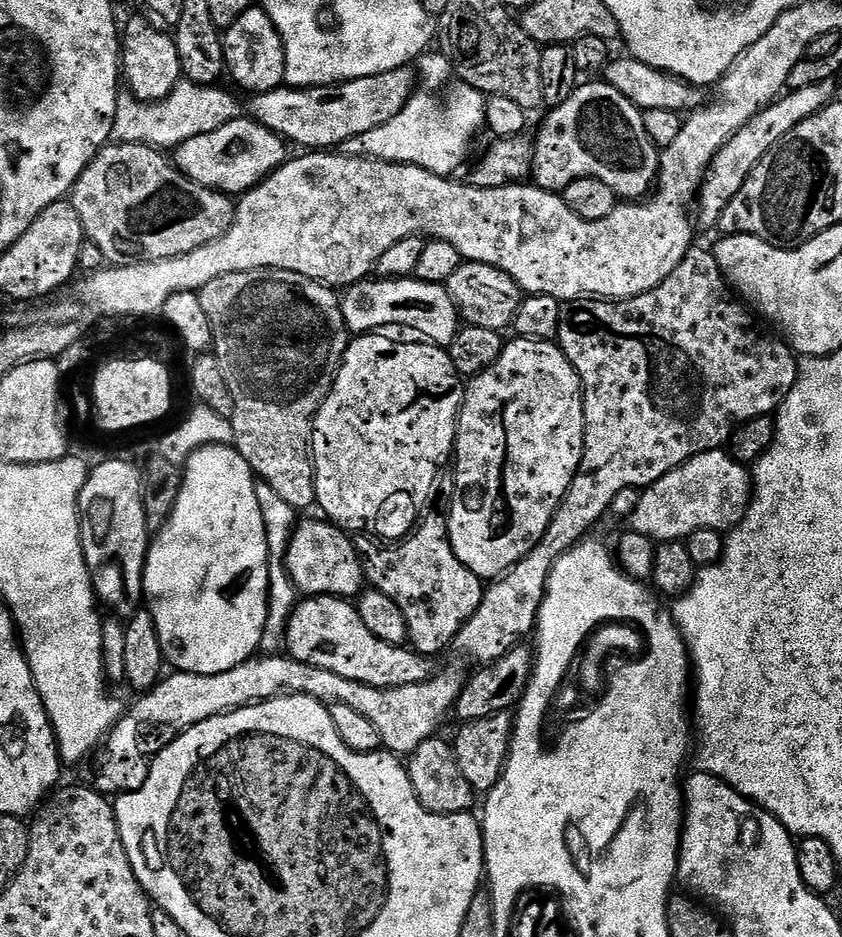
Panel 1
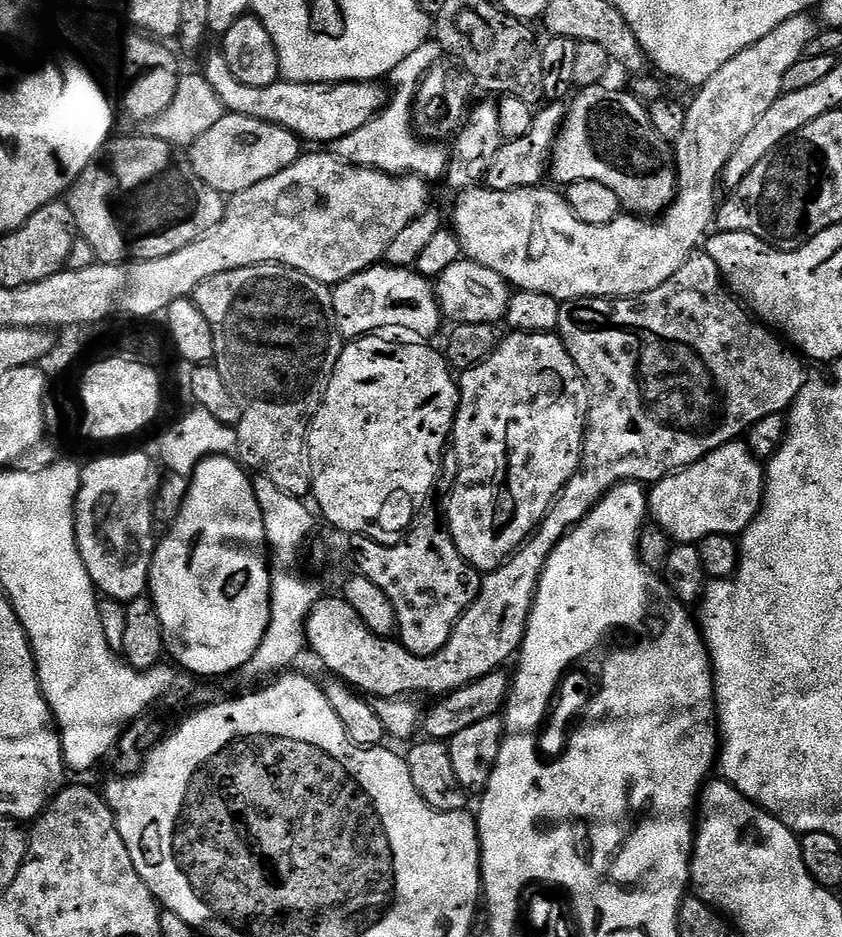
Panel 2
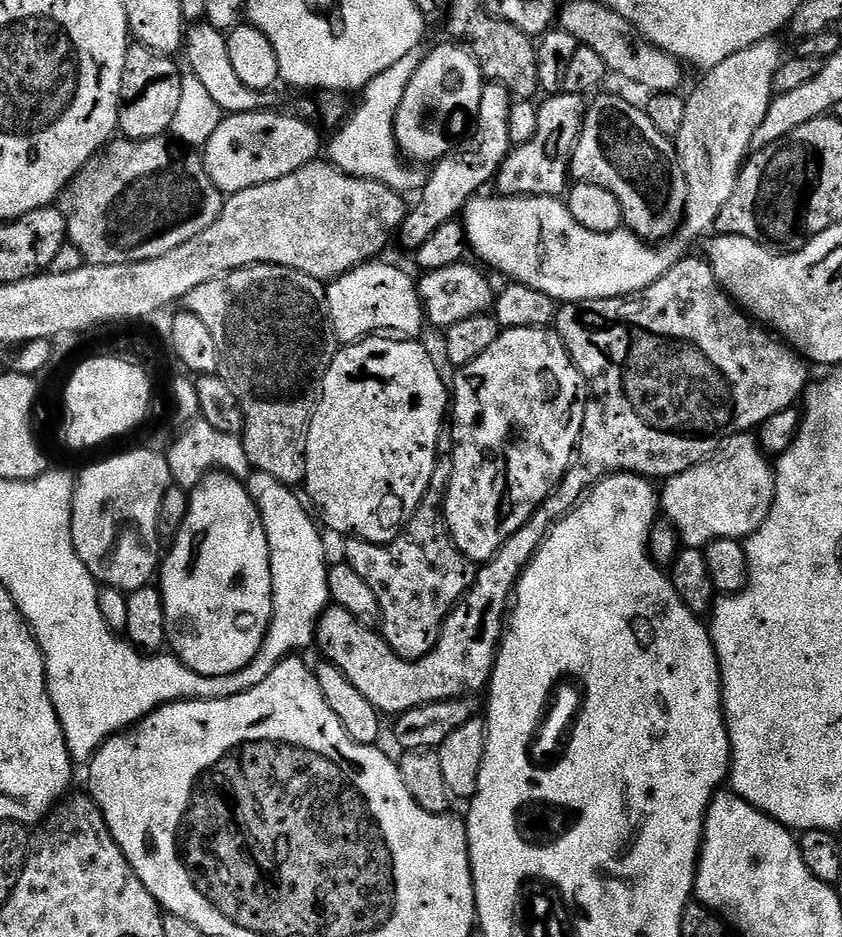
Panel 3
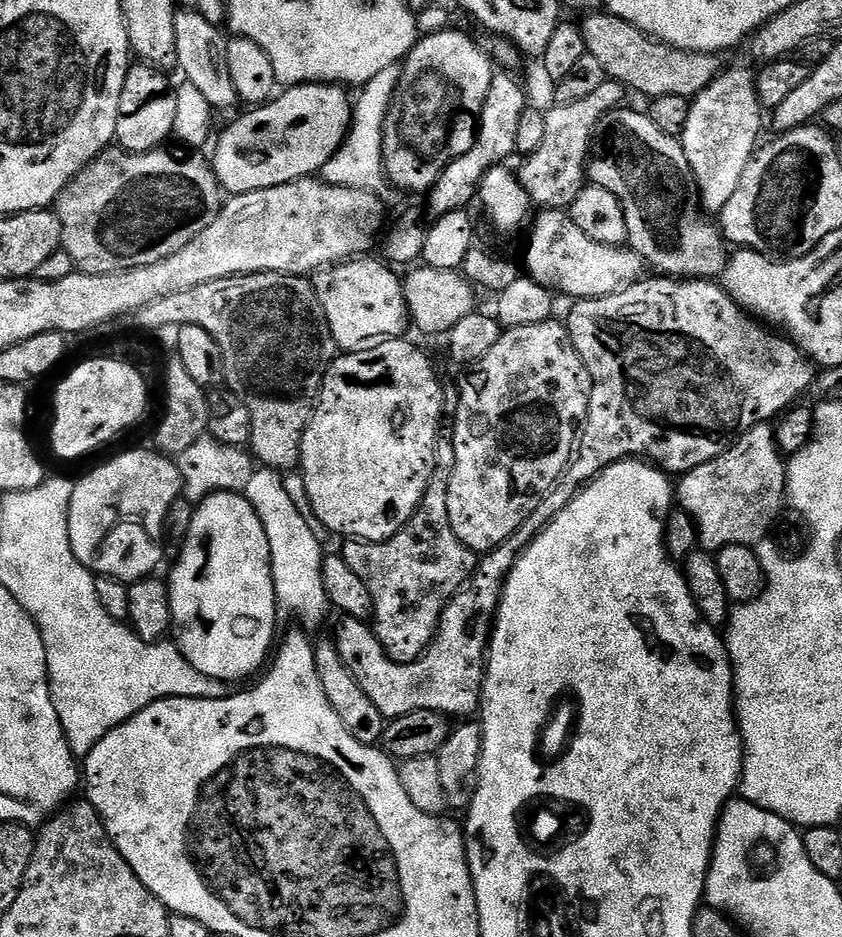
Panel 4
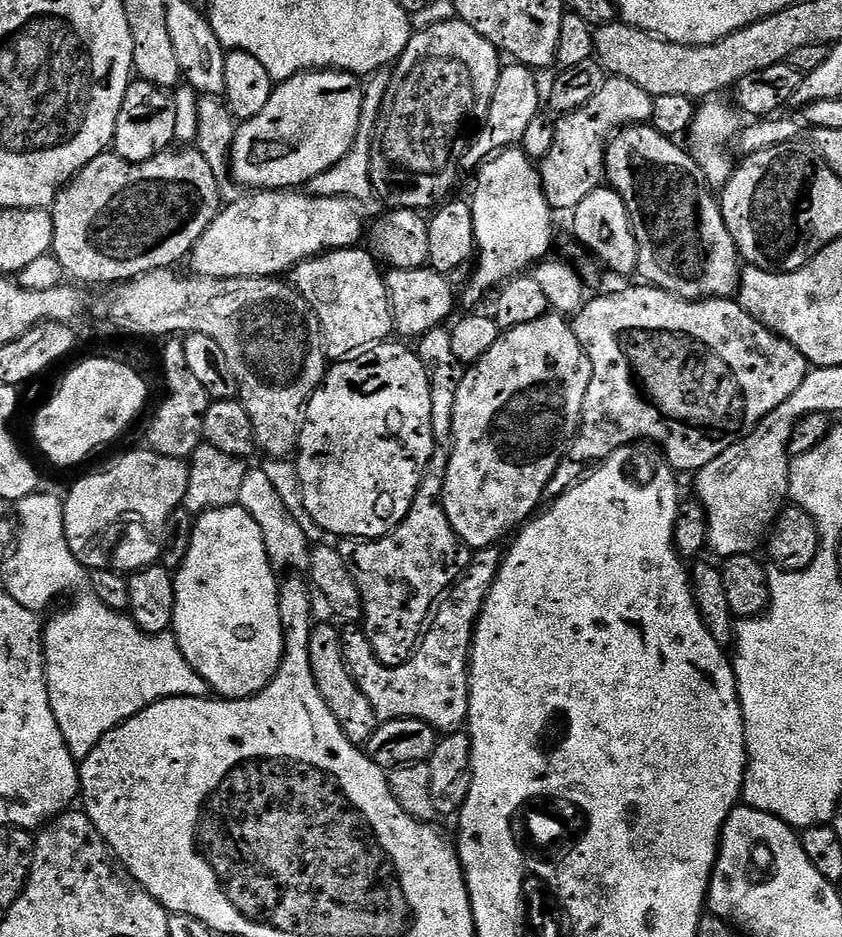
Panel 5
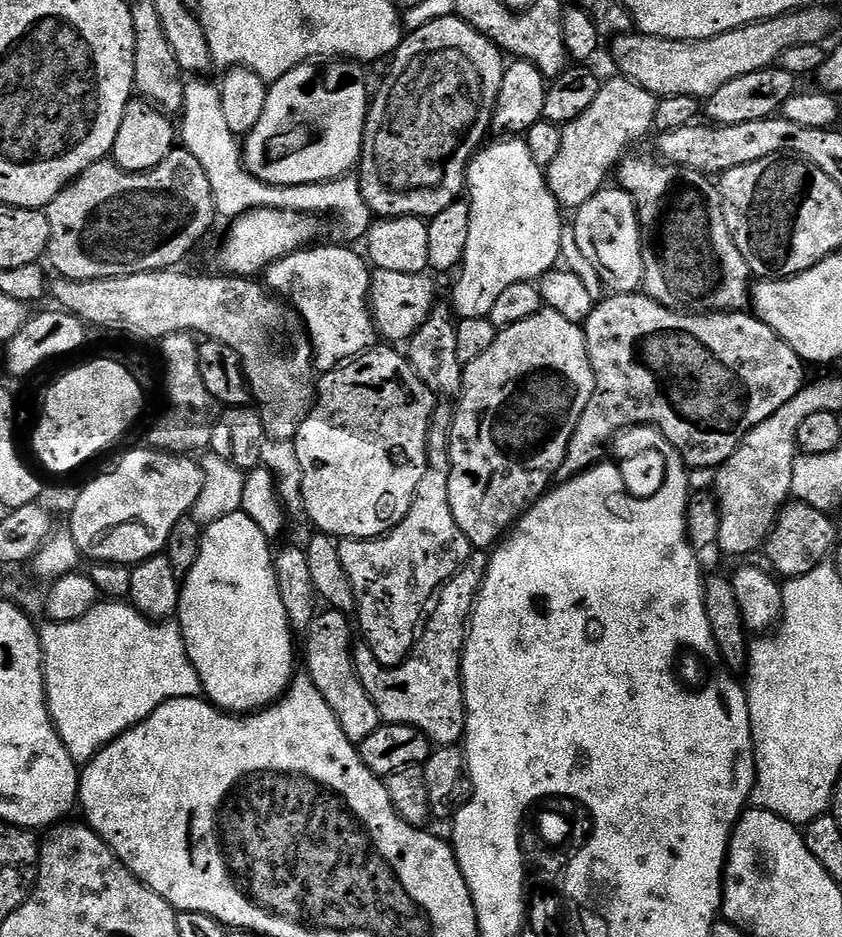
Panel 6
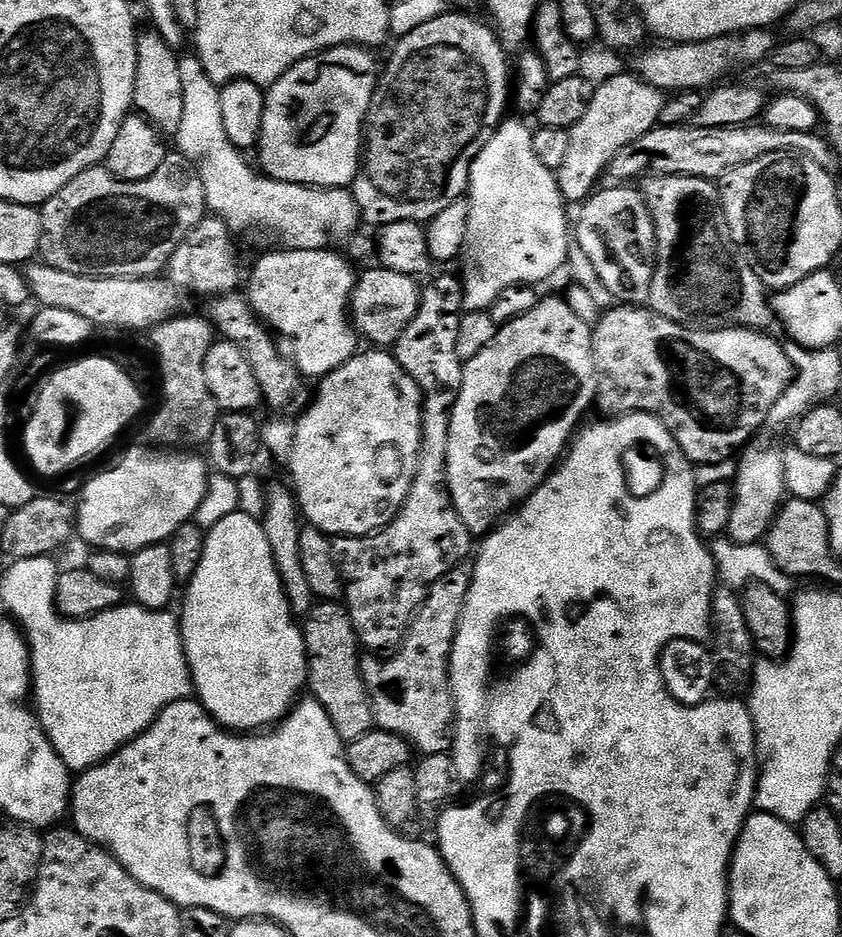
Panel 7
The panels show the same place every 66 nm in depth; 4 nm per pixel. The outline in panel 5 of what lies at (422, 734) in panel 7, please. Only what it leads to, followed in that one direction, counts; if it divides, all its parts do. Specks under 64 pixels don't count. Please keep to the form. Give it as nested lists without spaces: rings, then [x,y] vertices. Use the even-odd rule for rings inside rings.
[[[500,546],[473,551],[470,566],[450,589],[450,598],[435,609],[416,657],[402,666],[382,666],[363,630],[343,633],[344,657],[350,674],[354,682],[358,682],[362,694],[370,698],[381,722],[418,718],[440,734],[458,732],[467,725],[472,638],[476,635],[476,623],[480,621],[480,612],[504,564],[505,555],[505,549]]]

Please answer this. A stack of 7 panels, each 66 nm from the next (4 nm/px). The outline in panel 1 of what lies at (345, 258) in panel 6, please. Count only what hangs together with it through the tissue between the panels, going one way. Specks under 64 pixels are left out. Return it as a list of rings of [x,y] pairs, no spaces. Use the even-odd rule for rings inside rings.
[[[369,278],[351,285],[343,293],[340,305],[348,331],[352,334],[392,330],[388,328],[409,328],[420,335],[417,337],[444,346],[456,337],[458,331],[456,304],[448,297],[447,287],[443,284],[431,284],[415,278]]]

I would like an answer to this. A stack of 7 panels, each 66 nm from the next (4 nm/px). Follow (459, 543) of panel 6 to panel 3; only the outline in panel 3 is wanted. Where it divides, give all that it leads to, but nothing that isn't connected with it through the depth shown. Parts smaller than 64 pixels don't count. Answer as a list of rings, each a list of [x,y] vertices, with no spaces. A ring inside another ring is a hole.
[[[429,490],[424,494],[424,502],[412,513],[406,531],[388,544],[371,544],[369,540],[352,538],[344,548],[343,559],[357,572],[361,578],[366,578],[366,586],[374,590],[374,598],[378,598],[380,607],[380,622],[378,631],[384,640],[403,660],[420,660],[438,646],[444,623],[453,608],[459,604],[470,590],[476,577],[477,565],[454,542],[444,520],[443,511],[438,507],[443,505],[445,493]]]

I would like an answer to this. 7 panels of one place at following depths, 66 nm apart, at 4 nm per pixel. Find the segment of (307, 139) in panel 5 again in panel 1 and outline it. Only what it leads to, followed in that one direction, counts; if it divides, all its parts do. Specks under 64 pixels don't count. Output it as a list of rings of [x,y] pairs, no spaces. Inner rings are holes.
[[[237,118],[210,134],[198,134],[198,138],[190,138],[181,144],[175,149],[174,164],[185,176],[202,186],[225,194],[243,194],[281,168],[289,159],[287,150],[285,140],[276,132],[254,119]]]

